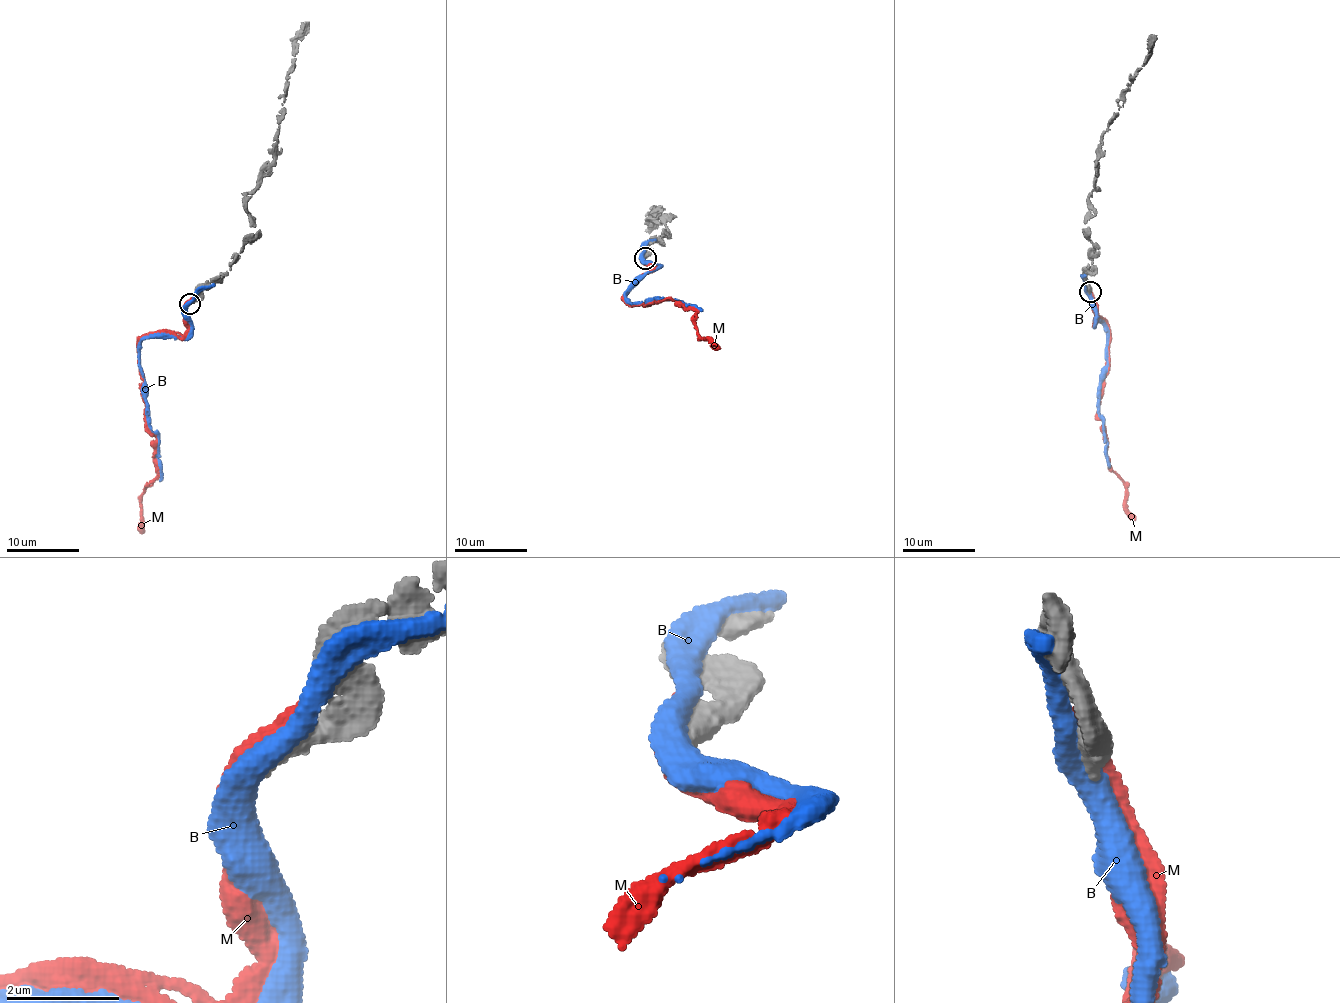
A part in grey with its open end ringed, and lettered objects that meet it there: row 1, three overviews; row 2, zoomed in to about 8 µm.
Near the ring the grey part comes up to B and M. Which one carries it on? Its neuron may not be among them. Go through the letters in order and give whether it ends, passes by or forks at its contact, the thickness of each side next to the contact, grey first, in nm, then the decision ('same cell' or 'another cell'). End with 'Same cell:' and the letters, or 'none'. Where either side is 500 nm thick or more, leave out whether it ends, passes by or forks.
B: calibres 550 and 440 nm; another cell
M: calibres 550 and 440 nm; another cell
Same cell: none

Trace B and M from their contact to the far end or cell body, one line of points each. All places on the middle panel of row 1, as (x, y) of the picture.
B: (644, 254), (643, 259), (658, 266), (628, 290), (628, 301), (644, 305), (656, 299), (681, 301), (703, 311)
M: (644, 256), (644, 263), (654, 268), (628, 289), (627, 302), (685, 305), (697, 311), (700, 336), (719, 350)

